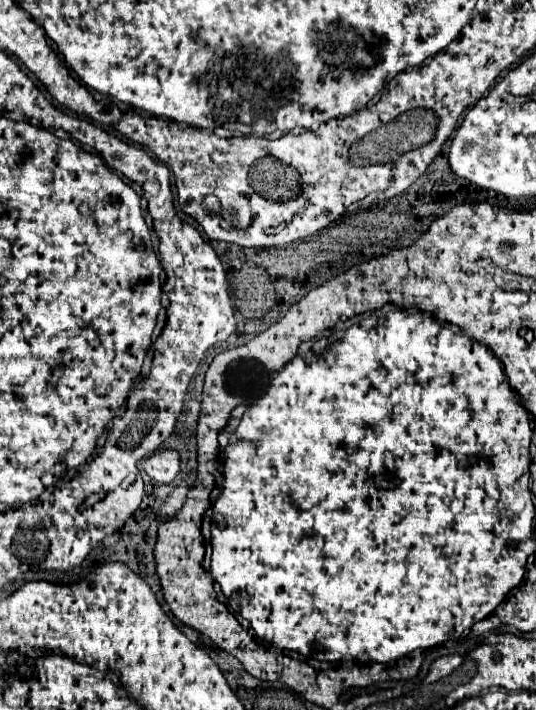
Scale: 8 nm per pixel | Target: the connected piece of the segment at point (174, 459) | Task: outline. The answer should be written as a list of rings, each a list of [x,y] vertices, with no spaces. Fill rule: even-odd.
[[[173,449],[155,451],[143,461],[143,471],[157,483],[171,483],[179,475],[179,453]]]

